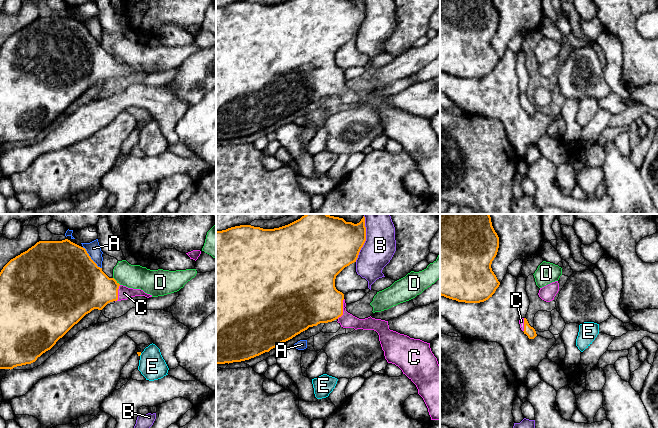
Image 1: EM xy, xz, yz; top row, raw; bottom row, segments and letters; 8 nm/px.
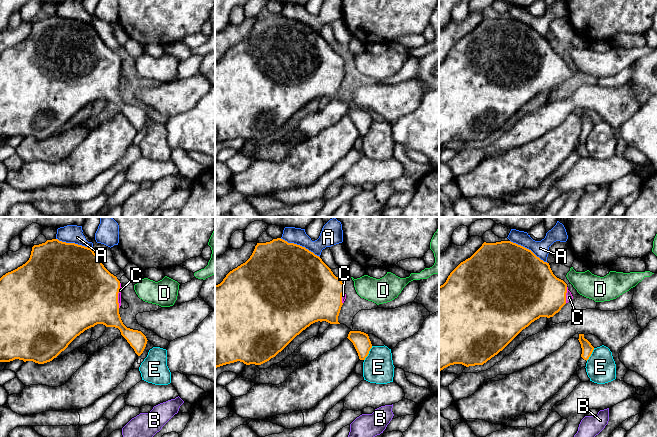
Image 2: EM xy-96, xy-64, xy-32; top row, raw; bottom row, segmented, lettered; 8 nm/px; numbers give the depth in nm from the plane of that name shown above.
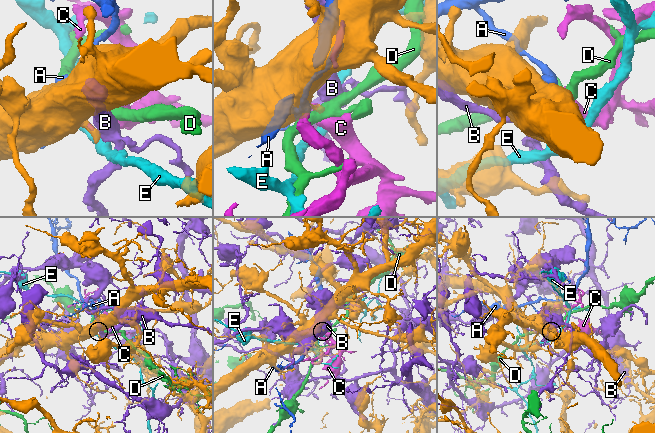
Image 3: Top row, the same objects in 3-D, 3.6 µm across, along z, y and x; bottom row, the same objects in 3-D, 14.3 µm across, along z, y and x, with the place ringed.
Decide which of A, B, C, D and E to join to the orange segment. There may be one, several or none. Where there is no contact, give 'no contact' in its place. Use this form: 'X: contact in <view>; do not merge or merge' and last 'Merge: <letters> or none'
A: contact in xy; do not merge
B: contact in xz; do not merge
C: contact in xz; merge
D: contact in xy; do not merge
E: contact in xy; do not merge
Merge: C

